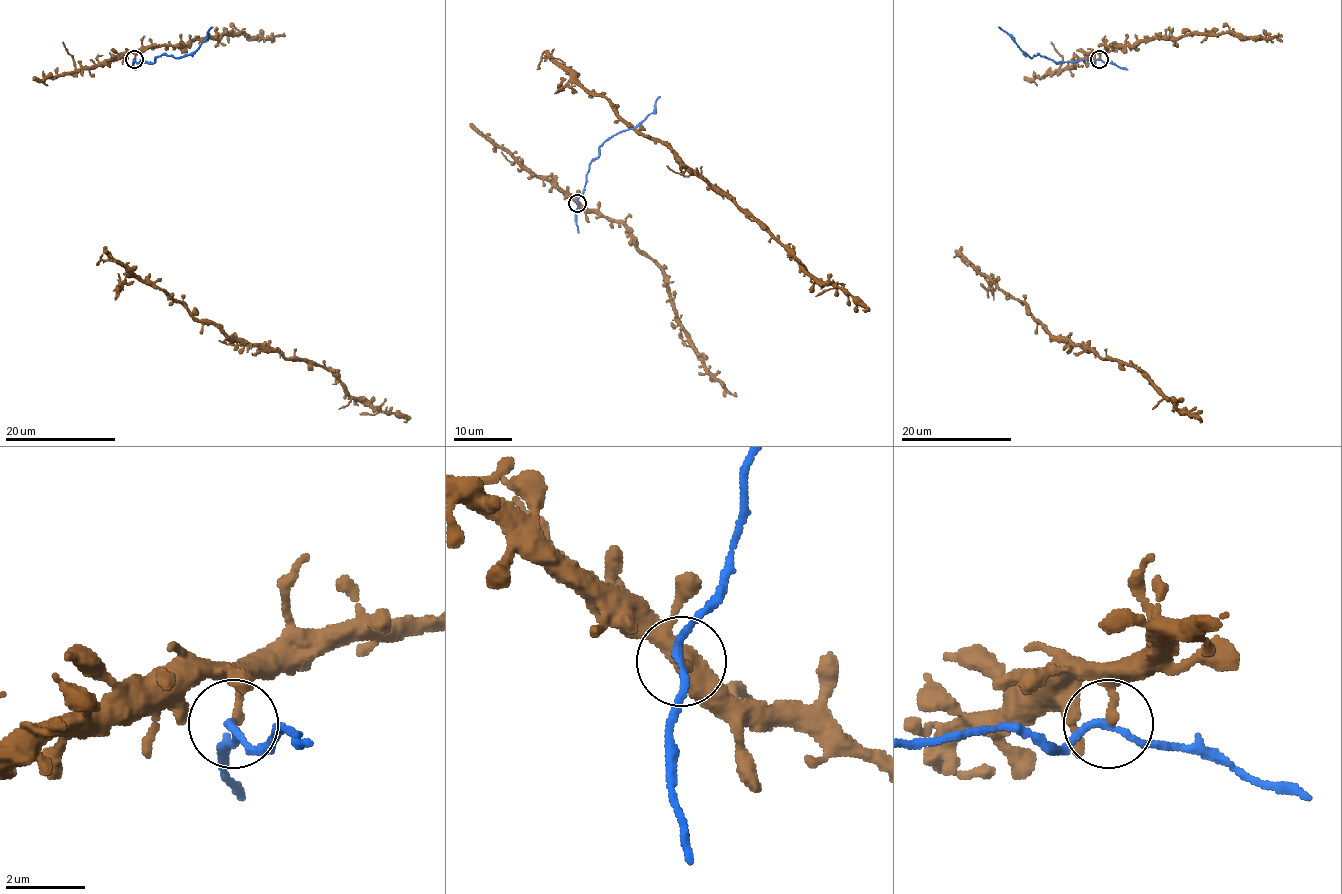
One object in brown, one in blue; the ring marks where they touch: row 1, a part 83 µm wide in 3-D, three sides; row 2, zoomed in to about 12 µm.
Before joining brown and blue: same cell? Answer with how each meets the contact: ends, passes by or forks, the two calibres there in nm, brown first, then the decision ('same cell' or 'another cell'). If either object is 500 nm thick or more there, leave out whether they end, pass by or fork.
brown ends; blue passes by; calibres 190 and 160 nm; another cell

